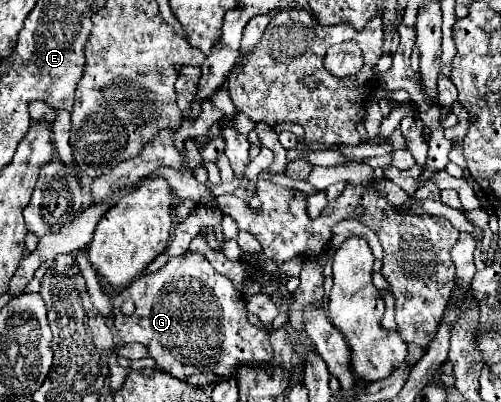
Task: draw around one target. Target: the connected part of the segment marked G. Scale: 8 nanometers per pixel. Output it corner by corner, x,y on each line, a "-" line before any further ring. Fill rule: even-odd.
186,252
182,256
172,256
168,262
152,274
144,274
138,280
132,282
132,286
124,288
116,298
114,298
114,326
118,330
118,336
122,342
140,342
148,348
150,356
156,360
158,368
188,382
194,386
206,386
214,384
220,378
234,376
236,368
246,364
246,366
258,366
258,364
268,364
272,360
272,346
268,332
252,326
246,320
246,304
242,294
232,286
232,282
218,274
212,264
206,260
202,254
-
124,300
132,300
136,310
134,314
126,316
122,314
120,306

